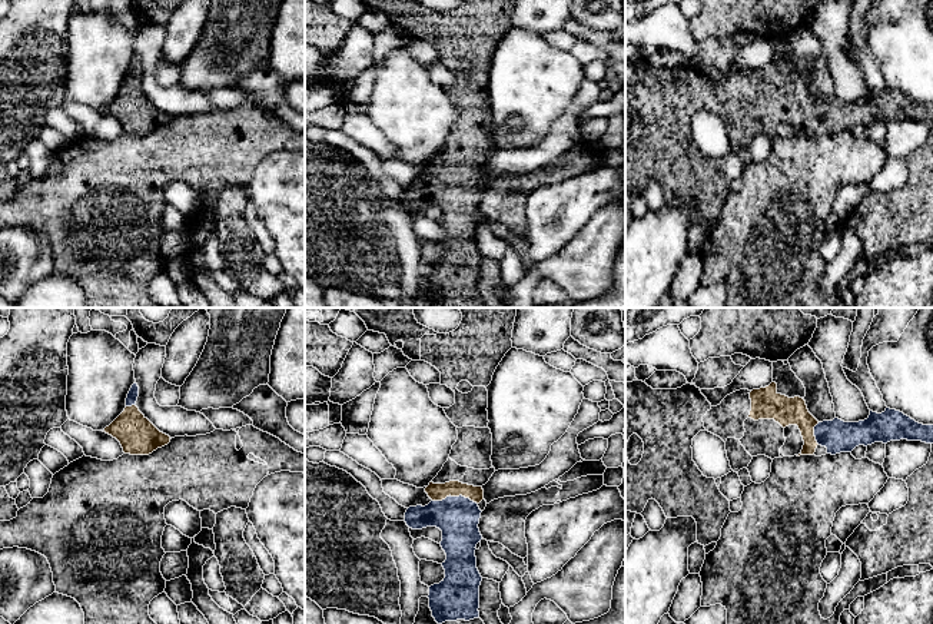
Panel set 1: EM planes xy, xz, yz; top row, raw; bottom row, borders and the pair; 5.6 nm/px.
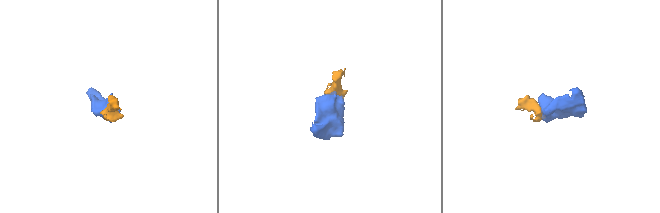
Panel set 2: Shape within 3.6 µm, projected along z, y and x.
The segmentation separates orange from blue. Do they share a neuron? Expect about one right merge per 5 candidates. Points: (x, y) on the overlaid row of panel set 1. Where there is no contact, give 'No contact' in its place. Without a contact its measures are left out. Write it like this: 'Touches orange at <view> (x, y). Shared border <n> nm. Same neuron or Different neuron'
Touches orange at xz (455, 495). Shared border 260 nm. Same neuron

